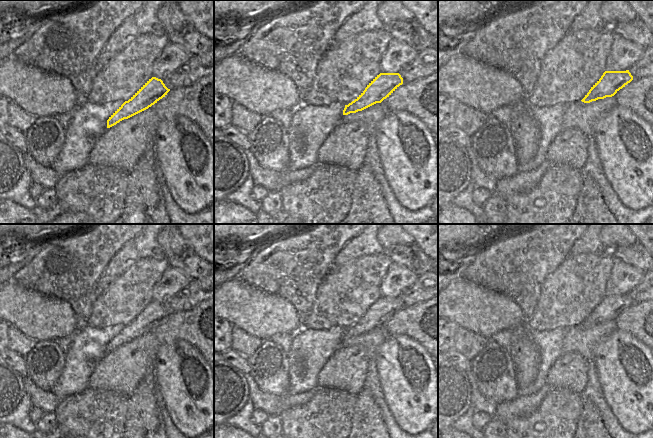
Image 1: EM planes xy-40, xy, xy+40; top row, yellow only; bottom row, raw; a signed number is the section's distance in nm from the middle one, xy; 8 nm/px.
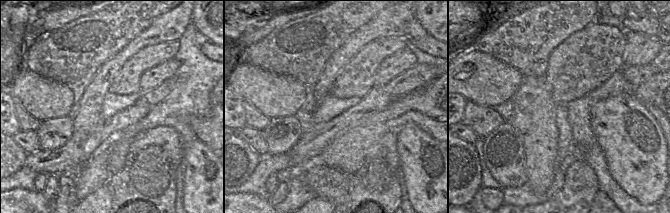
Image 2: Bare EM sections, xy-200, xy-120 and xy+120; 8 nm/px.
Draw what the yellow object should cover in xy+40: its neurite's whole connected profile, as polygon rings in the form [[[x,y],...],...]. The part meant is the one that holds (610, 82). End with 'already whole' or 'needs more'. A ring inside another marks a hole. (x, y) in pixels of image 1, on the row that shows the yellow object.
[[[629,70],[605,71],[581,101],[590,103],[598,99],[612,97],[632,80],[633,76]]] | already whole

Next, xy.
[[[380,73],[354,101],[345,105],[343,115],[356,113],[376,103],[381,103],[402,84],[403,78],[399,73]]] | already whole

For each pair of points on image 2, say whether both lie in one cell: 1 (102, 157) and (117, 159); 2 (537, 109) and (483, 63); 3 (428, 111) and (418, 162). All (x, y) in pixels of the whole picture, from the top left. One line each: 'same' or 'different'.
1: different
2: different
3: different

